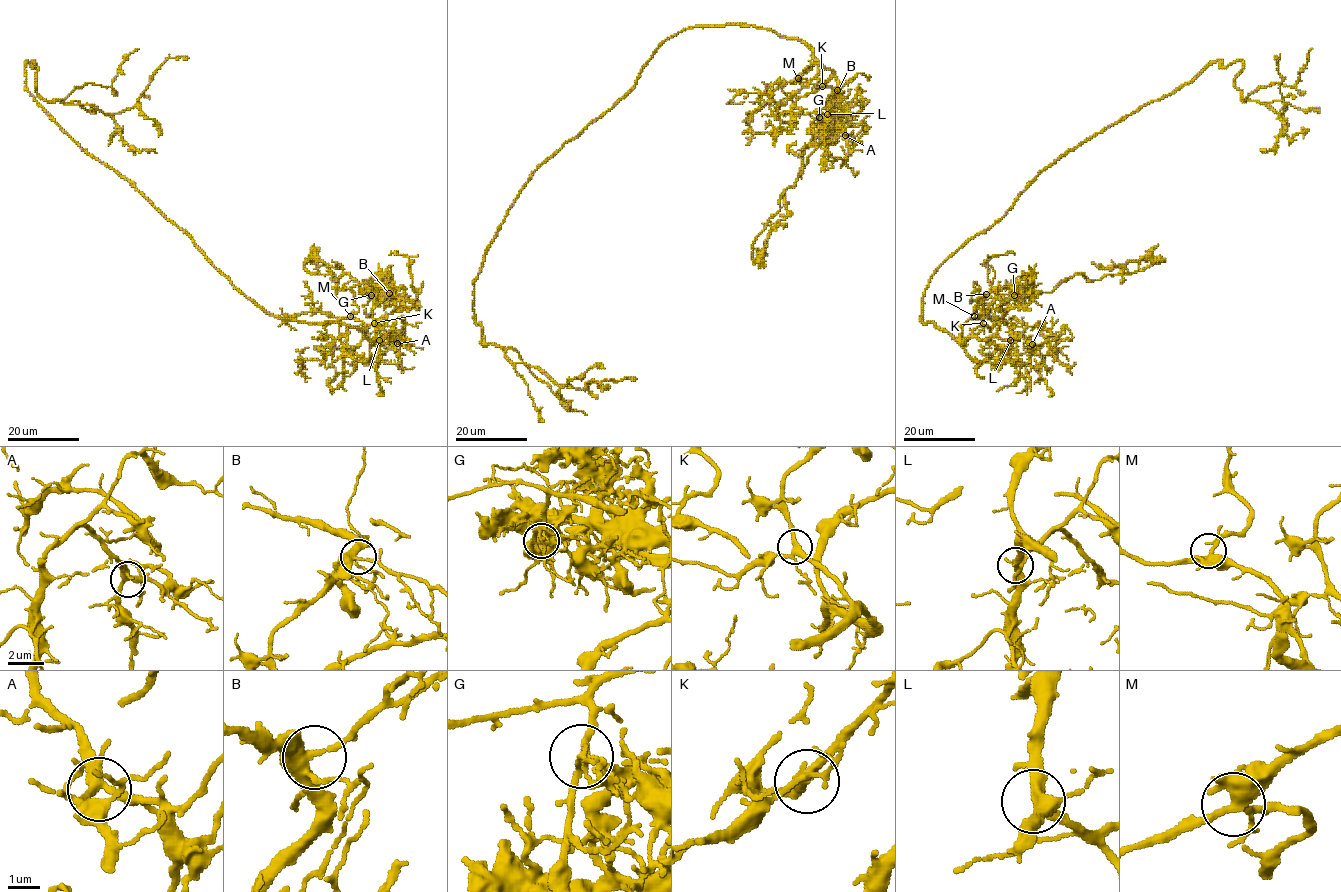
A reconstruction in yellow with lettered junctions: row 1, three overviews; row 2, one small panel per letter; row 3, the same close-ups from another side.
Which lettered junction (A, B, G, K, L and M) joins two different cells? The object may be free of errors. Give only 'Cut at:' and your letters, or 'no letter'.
Cut at: G

